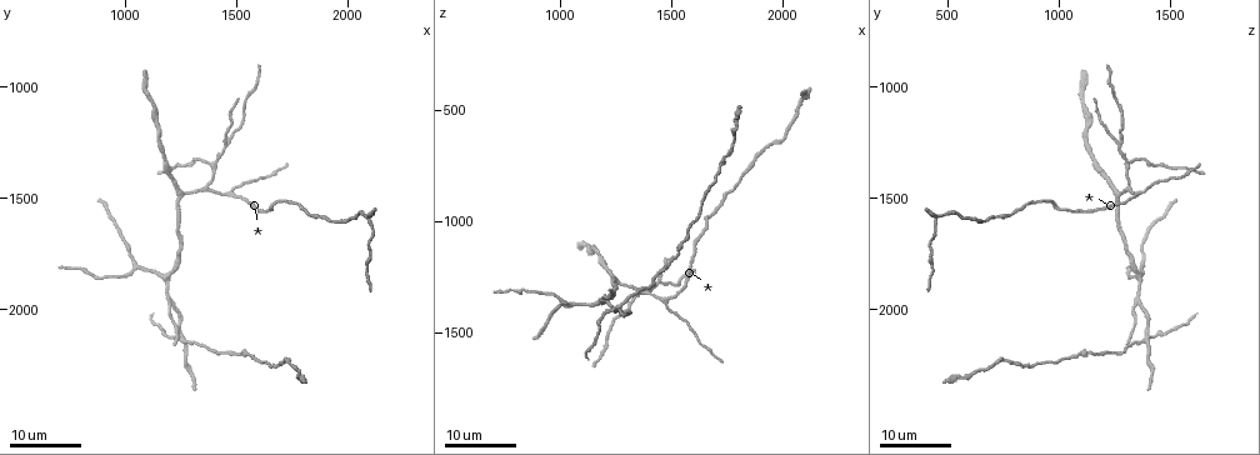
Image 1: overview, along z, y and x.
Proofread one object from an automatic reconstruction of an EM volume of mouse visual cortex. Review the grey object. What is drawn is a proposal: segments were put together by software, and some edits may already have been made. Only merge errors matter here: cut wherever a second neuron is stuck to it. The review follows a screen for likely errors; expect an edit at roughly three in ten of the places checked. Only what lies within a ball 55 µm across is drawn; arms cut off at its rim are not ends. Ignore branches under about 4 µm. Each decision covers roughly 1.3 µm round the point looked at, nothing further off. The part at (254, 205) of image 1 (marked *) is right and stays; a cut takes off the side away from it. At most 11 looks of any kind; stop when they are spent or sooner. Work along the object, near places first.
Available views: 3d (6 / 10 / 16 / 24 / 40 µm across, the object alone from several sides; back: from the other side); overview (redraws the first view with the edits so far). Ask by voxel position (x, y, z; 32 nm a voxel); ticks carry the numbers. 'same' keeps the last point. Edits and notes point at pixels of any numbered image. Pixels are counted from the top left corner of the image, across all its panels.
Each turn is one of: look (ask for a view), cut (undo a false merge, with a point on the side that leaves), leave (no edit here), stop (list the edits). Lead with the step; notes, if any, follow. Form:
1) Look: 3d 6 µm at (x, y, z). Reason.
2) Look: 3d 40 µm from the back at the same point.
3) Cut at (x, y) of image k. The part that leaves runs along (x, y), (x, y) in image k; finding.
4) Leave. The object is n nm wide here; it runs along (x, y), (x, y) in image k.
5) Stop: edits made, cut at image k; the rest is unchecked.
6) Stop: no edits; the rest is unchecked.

Look: 3d 16 µm at (1240, 1490, 1260). Branch point.

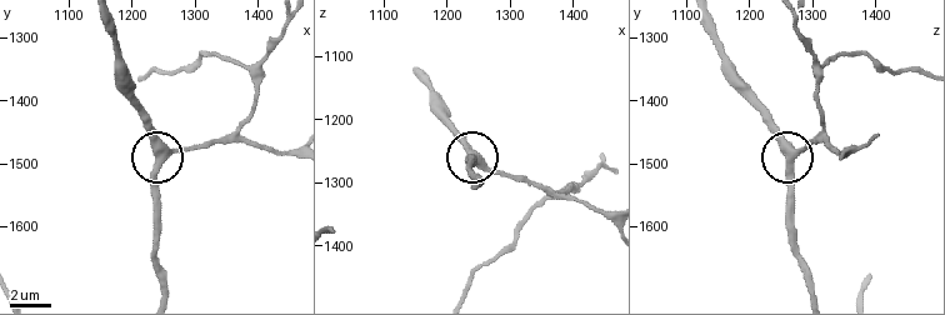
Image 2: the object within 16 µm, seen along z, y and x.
Look: 3d 6 µm at (1240, 1485, 1260).

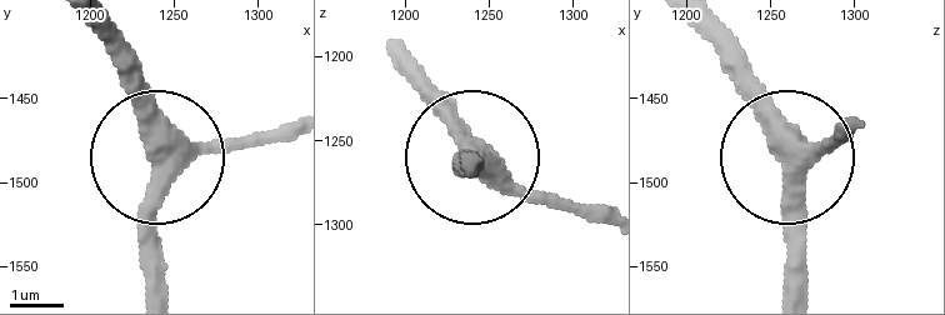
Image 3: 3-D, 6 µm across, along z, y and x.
Leave. The object is 410 nm wide here; it runs along (285, 135), (155, 153), (146, 95), (101, 33) in image 3; all the same neuron.

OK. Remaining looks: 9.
Look: 3d 16 µm at (1200, 1980, 1360). Three arms meet.

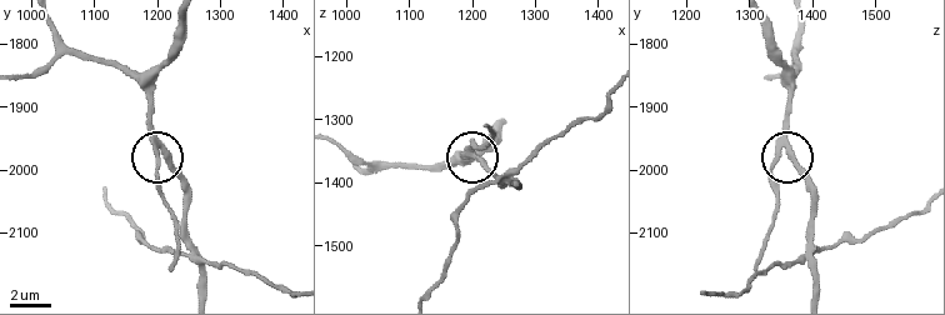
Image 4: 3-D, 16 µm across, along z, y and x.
Look: 3d 10 µm at (1205, 1975, 1345).

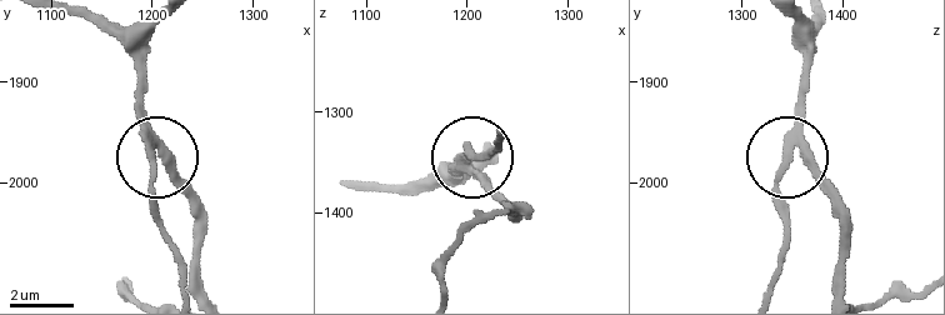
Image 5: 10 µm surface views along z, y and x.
Look: 3d 10 µm from the back at (1206, 1976, 1350). Other side.

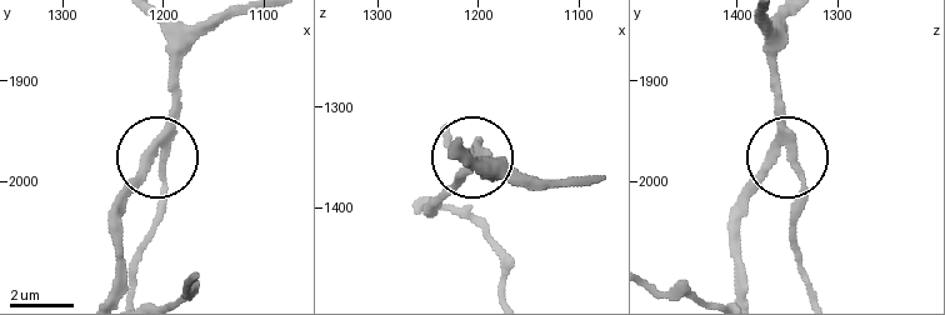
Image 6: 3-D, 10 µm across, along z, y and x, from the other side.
Cut at (161, 195) of image 6. The object is 260 nm wide here; the part that leaves runs along (168, 151), (135, 294) in image 6; two neurons meet here.

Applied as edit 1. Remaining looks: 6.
Look: overview.

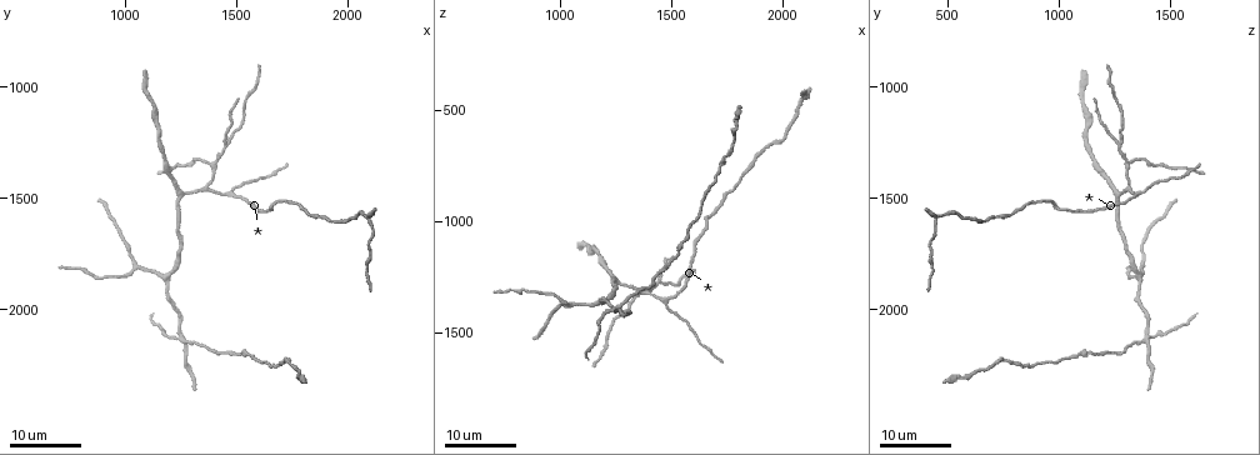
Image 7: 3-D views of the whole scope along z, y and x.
Look: 3d 24 µm at (1050, 1810, 1380). Three-way junction.

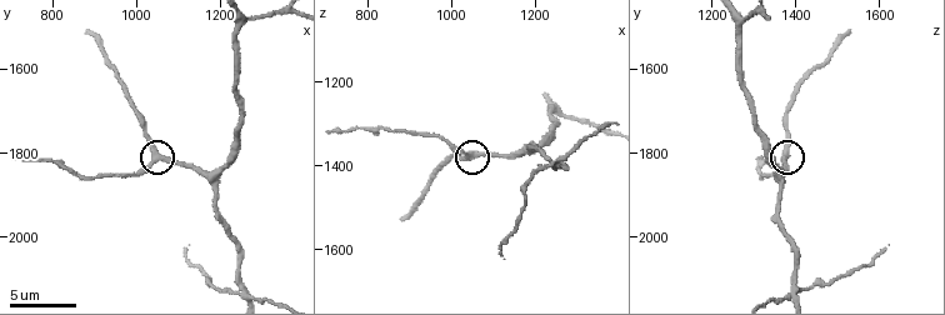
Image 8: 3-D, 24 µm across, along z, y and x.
Look: 3d 6 µm at (1045, 1815, 1375).

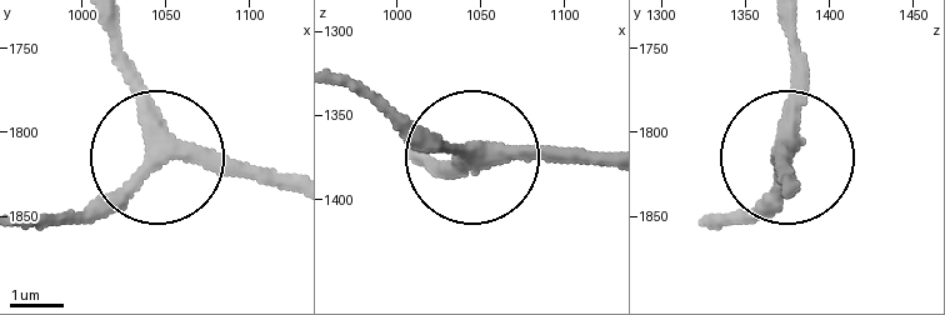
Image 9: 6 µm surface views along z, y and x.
Look: 3d 6 µm from the back at (1044, 1816, 1372).

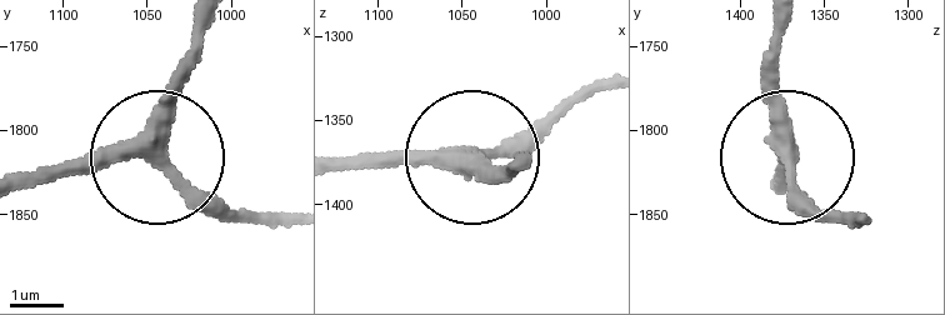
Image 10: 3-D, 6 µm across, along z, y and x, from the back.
Leave. 3 arms meet here; it runs along (780, 189), (780, 158), (830, 220) in image 10; all the same neuron.

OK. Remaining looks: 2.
Look: 3d 24 µm at (1260, 2150, 1400). Three-way junction.

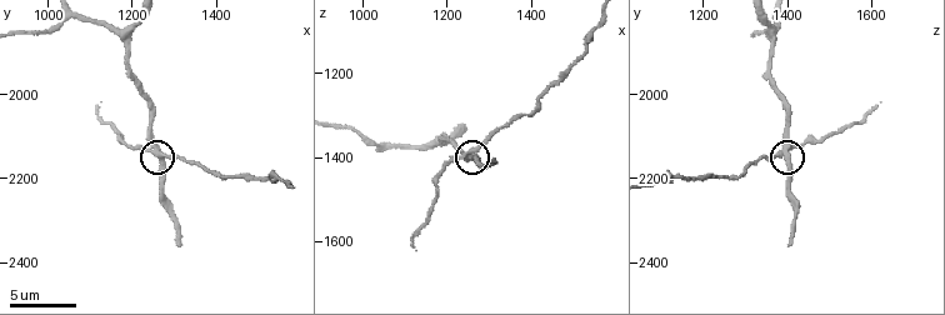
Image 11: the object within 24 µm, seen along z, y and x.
Look: 3d 6 µm at (1265, 2145, 1390).

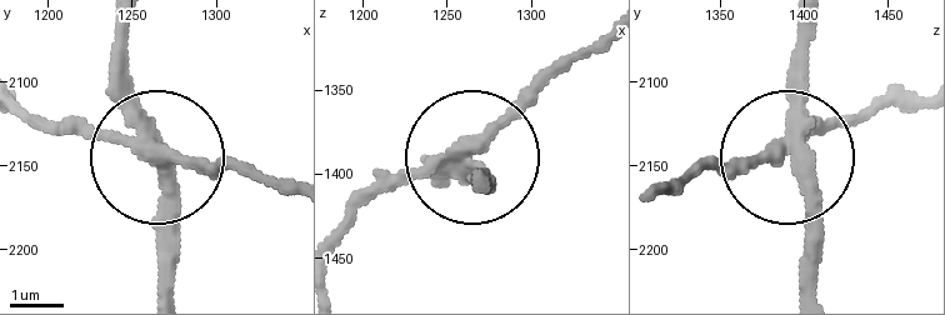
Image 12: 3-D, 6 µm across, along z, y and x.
Cut at (205, 165) of image 12. 3 arms meet here; the part that leaves runs along (153, 141), (283, 183) in image 12; a second neuron is stuck on.

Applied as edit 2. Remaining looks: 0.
Stop: edits made, cut at image 6, cut at image 12; the rest is unchecked.

